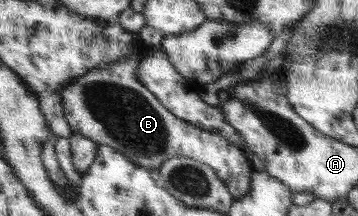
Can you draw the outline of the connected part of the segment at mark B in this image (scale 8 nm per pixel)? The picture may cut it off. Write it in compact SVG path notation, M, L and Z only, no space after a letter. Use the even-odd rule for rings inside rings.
M141 40L138 43L137 53L91 68L75 77L69 85L61 87L61 104L72 133L89 137L100 145L123 152L136 165L147 169L158 169L171 158L188 157L199 160L218 173L219 179L225 183L235 199L245 196L256 172L253 164L246 160L242 149L230 144L223 136L177 118L141 84L137 79L137 68L141 58L150 51L150 46Z

